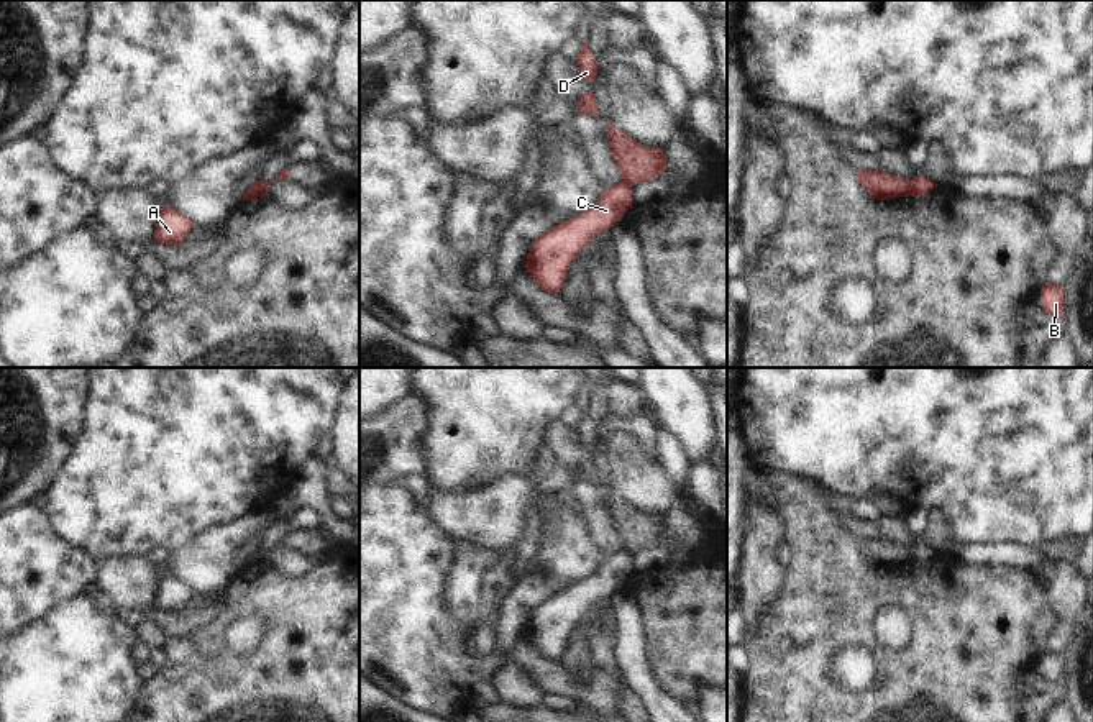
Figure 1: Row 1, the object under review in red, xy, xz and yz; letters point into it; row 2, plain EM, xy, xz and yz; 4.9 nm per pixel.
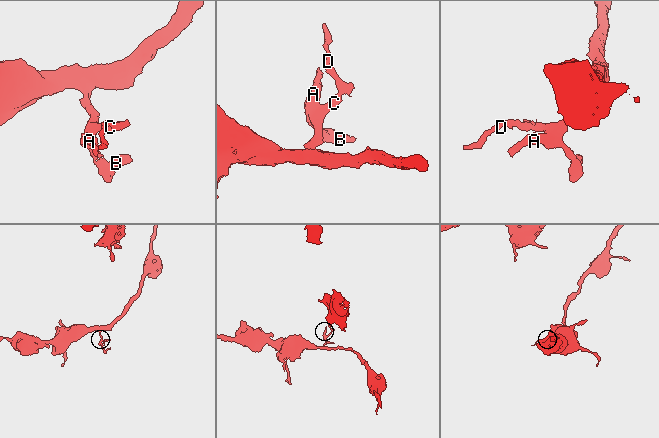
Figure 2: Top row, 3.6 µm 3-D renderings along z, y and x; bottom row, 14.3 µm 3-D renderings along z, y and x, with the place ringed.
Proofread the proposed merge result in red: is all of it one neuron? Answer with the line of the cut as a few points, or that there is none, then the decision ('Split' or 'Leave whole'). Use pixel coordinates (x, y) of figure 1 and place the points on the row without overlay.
Split along xy (258, 548), (260, 562). Split

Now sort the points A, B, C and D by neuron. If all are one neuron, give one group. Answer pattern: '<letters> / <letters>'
A B C / D

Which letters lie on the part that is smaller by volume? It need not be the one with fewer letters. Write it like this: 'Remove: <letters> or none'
Remove: D

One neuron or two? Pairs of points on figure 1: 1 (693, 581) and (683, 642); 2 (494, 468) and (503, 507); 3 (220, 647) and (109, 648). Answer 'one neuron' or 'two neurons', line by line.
1: one neuron
2: two neurons
3: two neurons

